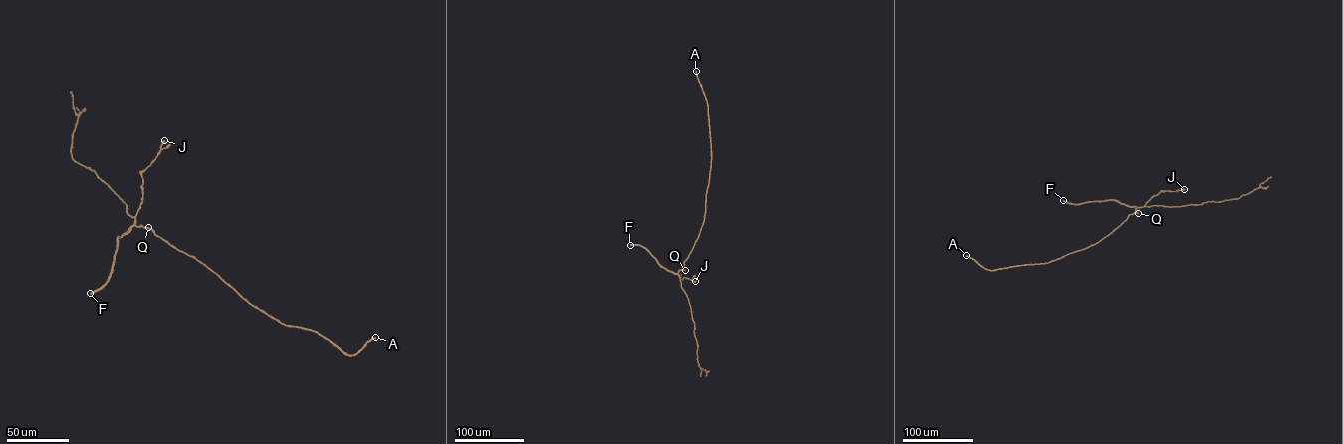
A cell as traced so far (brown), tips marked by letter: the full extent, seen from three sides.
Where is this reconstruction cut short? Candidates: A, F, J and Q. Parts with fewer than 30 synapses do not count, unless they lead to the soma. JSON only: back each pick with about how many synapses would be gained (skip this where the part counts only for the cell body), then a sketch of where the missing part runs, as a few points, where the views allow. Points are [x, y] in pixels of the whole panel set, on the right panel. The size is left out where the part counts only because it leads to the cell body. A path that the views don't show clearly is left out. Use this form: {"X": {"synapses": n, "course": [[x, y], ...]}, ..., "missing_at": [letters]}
{"A": {"synapses": 250}, "missing_at": ["A"]}

